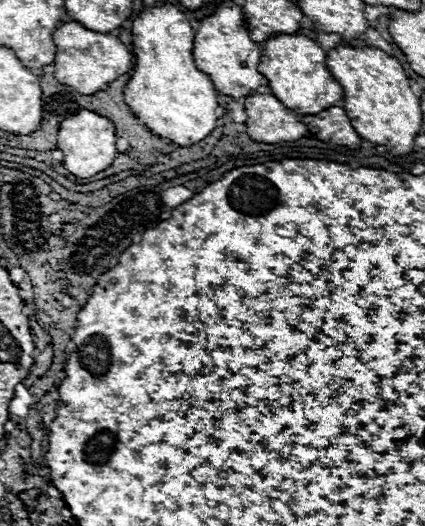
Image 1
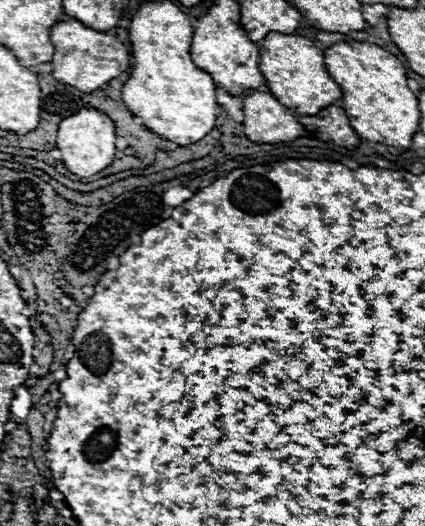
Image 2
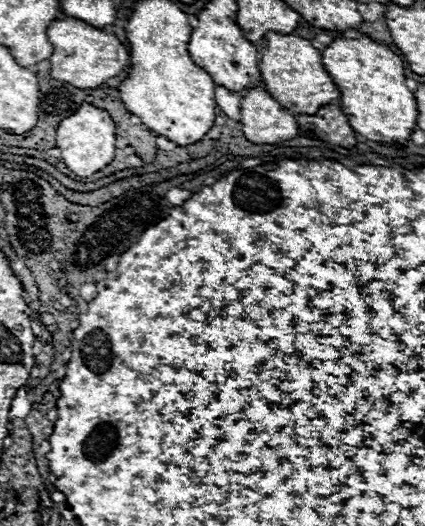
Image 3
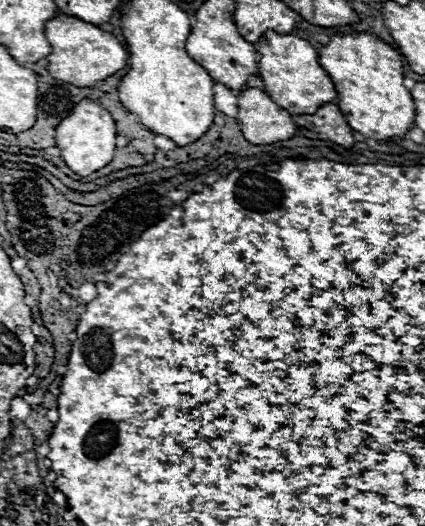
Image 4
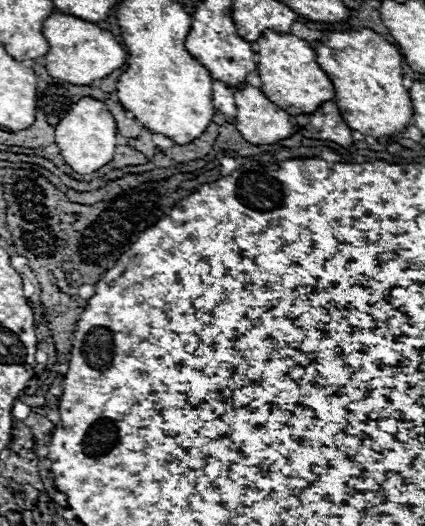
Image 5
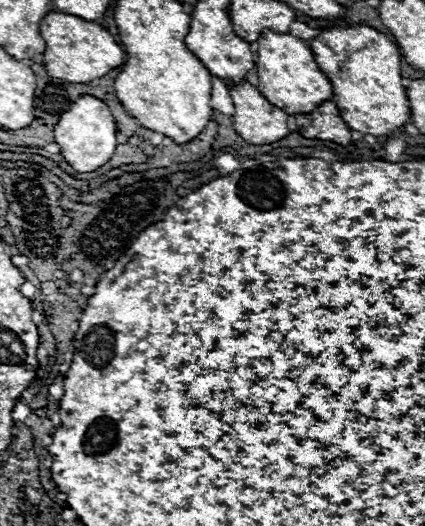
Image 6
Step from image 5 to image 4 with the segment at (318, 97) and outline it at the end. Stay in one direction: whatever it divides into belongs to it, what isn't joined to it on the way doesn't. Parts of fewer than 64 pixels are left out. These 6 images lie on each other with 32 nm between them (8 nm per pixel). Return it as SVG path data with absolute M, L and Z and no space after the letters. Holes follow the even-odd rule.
M268 30L258 40L258 74L264 82L264 92L282 108L294 114L316 112L322 104L338 98L334 82L318 62L318 50L294 34L278 34Z

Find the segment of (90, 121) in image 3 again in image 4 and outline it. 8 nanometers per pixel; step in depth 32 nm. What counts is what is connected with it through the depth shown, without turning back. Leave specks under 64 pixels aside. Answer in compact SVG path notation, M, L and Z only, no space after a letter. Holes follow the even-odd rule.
M82 100L72 114L56 126L56 146L60 148L62 160L72 172L78 176L90 176L112 162L116 150L116 124L108 110L90 100Z

